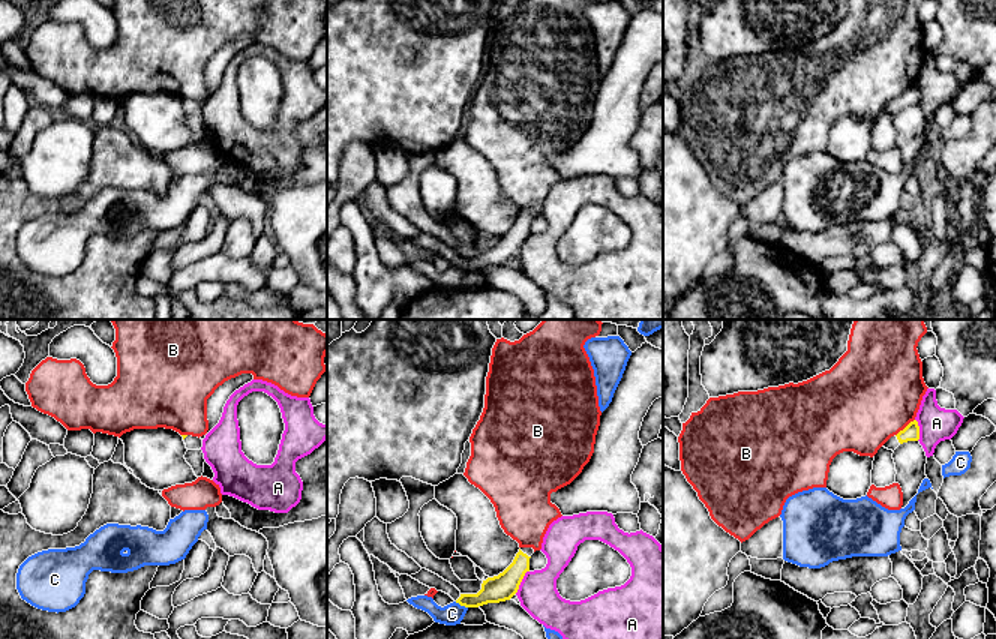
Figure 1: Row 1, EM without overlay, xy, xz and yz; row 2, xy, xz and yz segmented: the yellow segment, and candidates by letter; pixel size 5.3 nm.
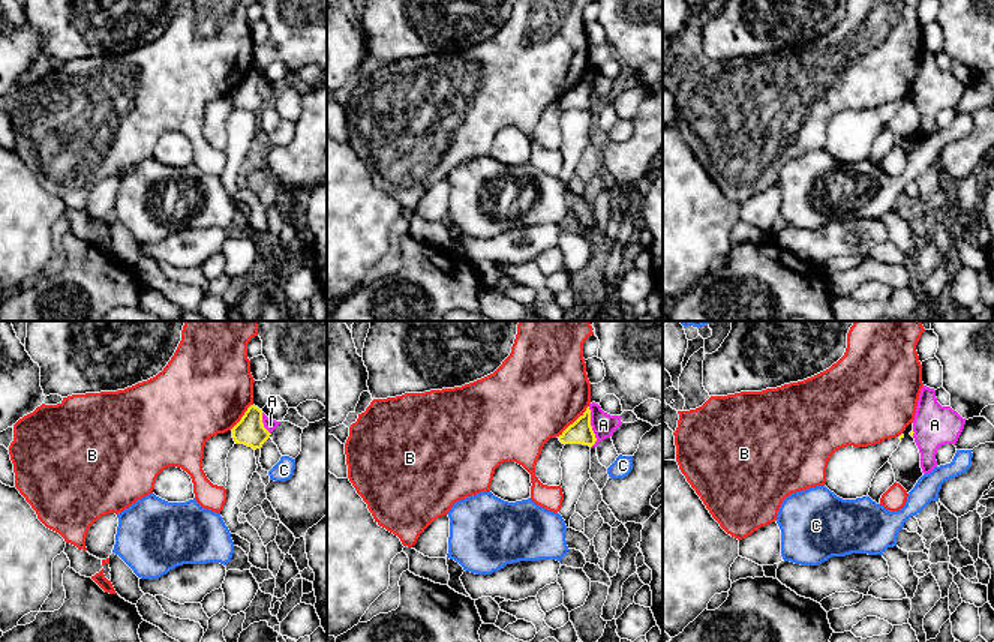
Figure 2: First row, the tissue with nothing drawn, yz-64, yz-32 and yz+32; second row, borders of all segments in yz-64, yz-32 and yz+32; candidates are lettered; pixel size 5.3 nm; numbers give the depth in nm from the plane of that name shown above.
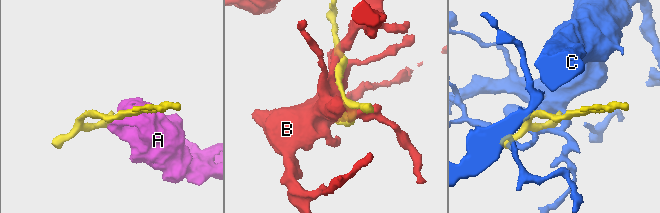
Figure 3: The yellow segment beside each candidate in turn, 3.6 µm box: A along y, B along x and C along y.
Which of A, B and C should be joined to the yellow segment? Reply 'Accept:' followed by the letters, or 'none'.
Accept: none

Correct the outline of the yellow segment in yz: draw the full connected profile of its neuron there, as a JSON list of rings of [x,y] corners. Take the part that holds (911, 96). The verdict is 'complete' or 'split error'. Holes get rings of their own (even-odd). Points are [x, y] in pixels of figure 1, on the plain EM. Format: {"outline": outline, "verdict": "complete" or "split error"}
{"outline": [[[914,84],[897,99],[891,100],[882,111],[894,116],[900,108],[918,104],[920,104],[920,90],[918,86]]], "verdict": "split error"}

